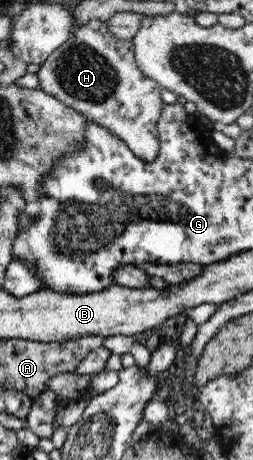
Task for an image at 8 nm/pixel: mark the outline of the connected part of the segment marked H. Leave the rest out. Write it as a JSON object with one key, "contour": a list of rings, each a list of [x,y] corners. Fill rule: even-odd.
{"contour":[[[89,20],[39,66],[39,89],[82,113],[89,121],[109,130],[128,145],[142,162],[158,158],[158,118],[162,114],[162,85],[148,78],[136,64],[132,40],[117,37],[109,22]]]}

